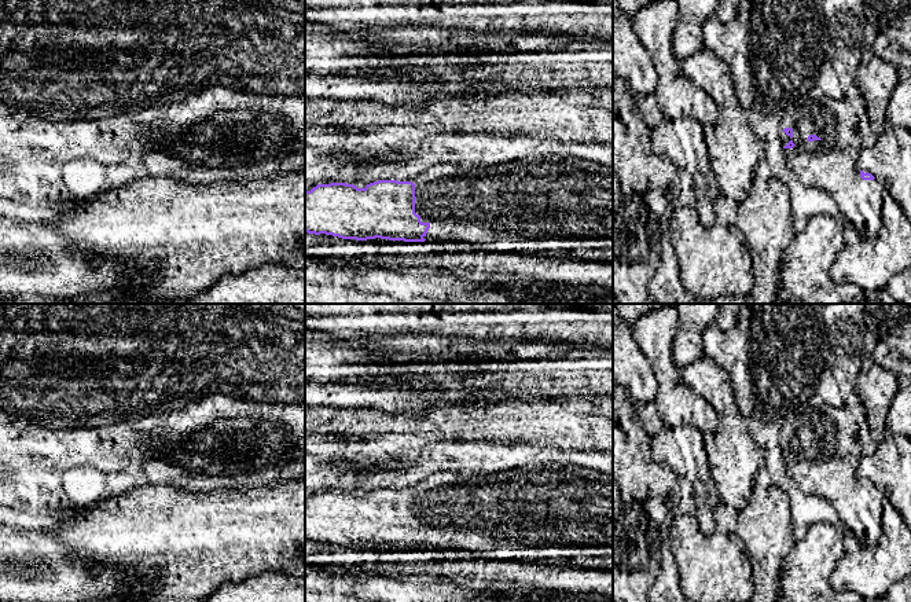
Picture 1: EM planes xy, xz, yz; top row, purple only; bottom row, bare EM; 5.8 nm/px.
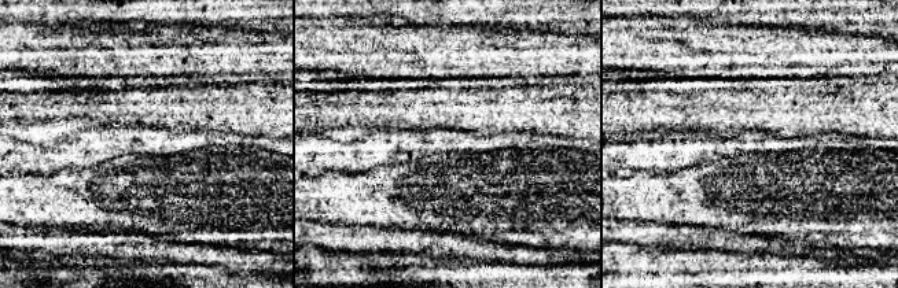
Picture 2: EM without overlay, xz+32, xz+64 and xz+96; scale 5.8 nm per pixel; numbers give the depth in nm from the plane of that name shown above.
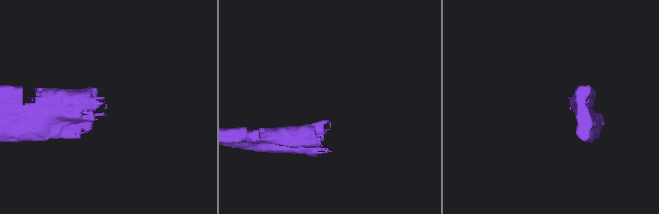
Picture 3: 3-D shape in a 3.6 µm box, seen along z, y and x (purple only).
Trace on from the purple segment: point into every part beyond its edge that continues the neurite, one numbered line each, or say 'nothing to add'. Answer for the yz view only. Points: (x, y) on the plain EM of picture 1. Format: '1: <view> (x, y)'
1: yz (830, 473)

